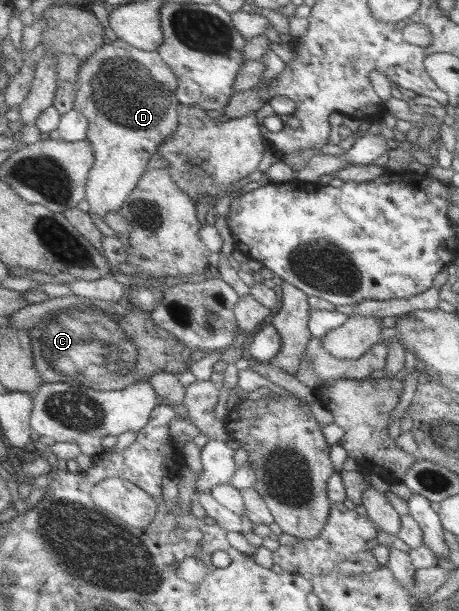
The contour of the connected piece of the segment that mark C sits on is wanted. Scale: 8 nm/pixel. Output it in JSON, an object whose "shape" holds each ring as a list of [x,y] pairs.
{"shape":[[[94,305],[68,307],[66,310],[52,311],[51,315],[41,319],[27,333],[33,347],[35,368],[43,383],[67,383],[96,391],[118,391],[139,381],[149,381],[149,377],[161,371],[177,375],[187,372],[191,365],[191,351],[165,329],[155,326],[149,311],[137,308],[117,317]]]}

